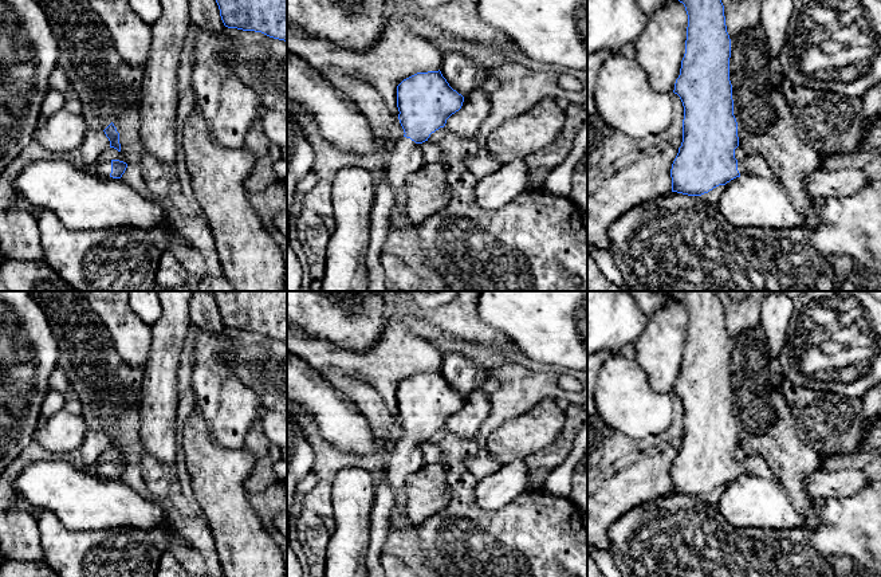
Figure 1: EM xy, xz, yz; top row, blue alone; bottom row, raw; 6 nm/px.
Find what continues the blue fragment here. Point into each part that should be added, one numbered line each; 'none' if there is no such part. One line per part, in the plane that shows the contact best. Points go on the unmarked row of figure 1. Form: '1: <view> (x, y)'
1: xy (103, 468)

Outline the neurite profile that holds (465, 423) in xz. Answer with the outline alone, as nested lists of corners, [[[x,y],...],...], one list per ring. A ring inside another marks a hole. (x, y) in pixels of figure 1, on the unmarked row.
[[[477,389],[464,397],[461,409],[447,420],[445,428],[461,439],[475,439],[489,409],[488,396]]]

